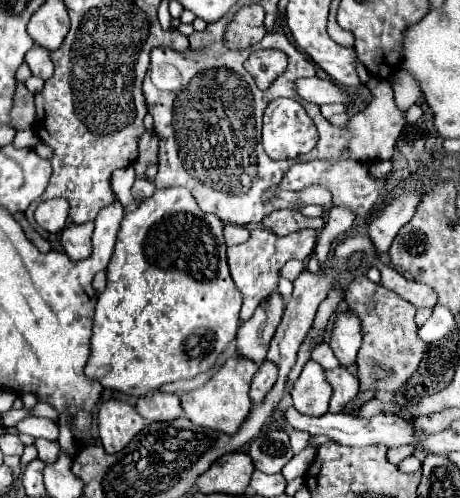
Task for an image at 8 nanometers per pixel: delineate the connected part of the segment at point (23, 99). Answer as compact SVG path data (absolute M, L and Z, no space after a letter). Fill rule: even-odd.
M18 82L16 84L16 92L14 92L14 104L10 110L10 126L14 130L28 130L34 124L34 116L32 116L32 106L34 96L28 92L28 88Z

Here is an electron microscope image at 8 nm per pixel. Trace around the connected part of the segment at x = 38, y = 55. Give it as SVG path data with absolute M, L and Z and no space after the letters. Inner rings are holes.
M38 44L30 48L30 52L26 54L26 62L28 62L32 74L40 76L42 80L48 80L54 74L54 64L50 60L50 52Z

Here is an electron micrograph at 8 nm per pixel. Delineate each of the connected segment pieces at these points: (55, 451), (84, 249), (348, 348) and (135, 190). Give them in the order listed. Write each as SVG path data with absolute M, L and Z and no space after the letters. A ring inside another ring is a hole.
M44 438L35 440L35 446L38 451L38 457L45 463L56 461L60 454L60 446L58 441L52 441Z
M92 222L70 224L68 228L64 228L62 238L60 238L60 242L64 246L64 252L72 260L84 260L84 258L88 258L90 252L92 252L92 244L90 244L92 232L94 232L94 224Z
M340 312L334 322L334 332L330 338L330 348L334 350L334 356L340 360L340 366L348 368L356 362L356 354L360 350L360 322L354 318L354 314Z
M135 180L131 190L135 198L146 199L153 195L155 189L156 188L152 182L145 180Z

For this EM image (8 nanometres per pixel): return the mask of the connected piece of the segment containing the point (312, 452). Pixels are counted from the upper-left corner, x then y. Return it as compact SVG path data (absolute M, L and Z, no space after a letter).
M306 446L302 452L298 452L288 466L284 466L284 478L290 482L294 478L300 478L308 472L310 464L314 462L314 456L316 456L316 446Z

